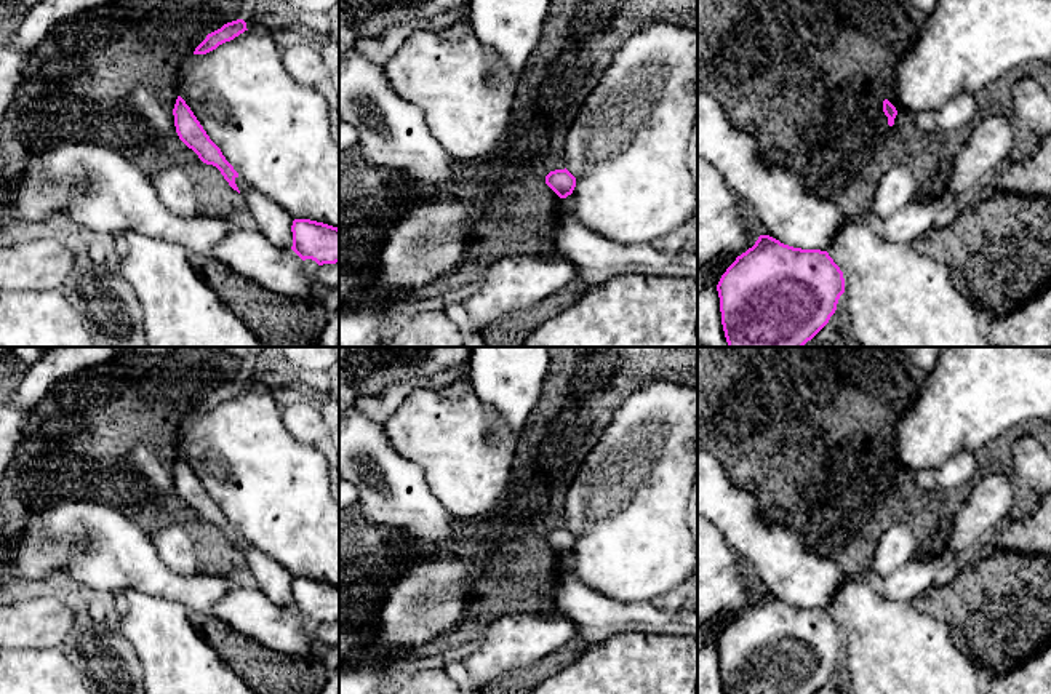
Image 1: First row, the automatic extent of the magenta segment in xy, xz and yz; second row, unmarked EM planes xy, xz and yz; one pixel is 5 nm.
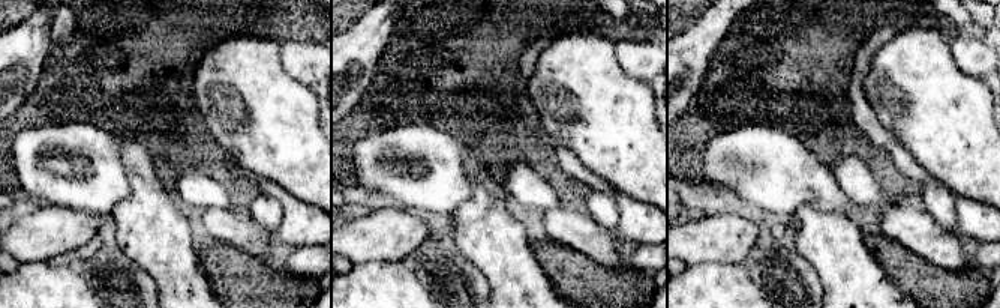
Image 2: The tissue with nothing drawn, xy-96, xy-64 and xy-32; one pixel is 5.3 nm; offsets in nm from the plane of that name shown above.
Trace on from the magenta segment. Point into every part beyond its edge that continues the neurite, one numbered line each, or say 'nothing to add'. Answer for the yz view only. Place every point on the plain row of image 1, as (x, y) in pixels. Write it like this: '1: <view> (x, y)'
nothing to add

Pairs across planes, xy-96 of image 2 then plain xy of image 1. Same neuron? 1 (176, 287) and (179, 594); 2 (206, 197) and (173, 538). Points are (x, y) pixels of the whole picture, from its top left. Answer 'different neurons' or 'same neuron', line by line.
1: different neurons
2: same neuron

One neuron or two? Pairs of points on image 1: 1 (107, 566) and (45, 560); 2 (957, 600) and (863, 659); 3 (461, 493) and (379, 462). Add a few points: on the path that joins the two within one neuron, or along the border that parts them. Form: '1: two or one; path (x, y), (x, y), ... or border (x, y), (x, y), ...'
1: two; border (40, 533), (59, 539), (66, 558), (61, 571)
2: two; border (914, 602), (947, 624), (955, 645)
3: two; border (397, 453), (423, 470), (429, 491), (445, 510)

